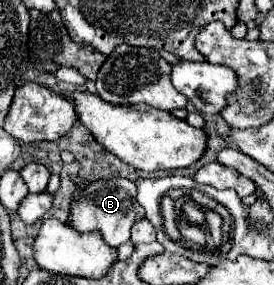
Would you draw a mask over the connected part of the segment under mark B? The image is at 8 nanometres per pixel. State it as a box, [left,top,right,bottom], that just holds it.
[71,179,145,247]

